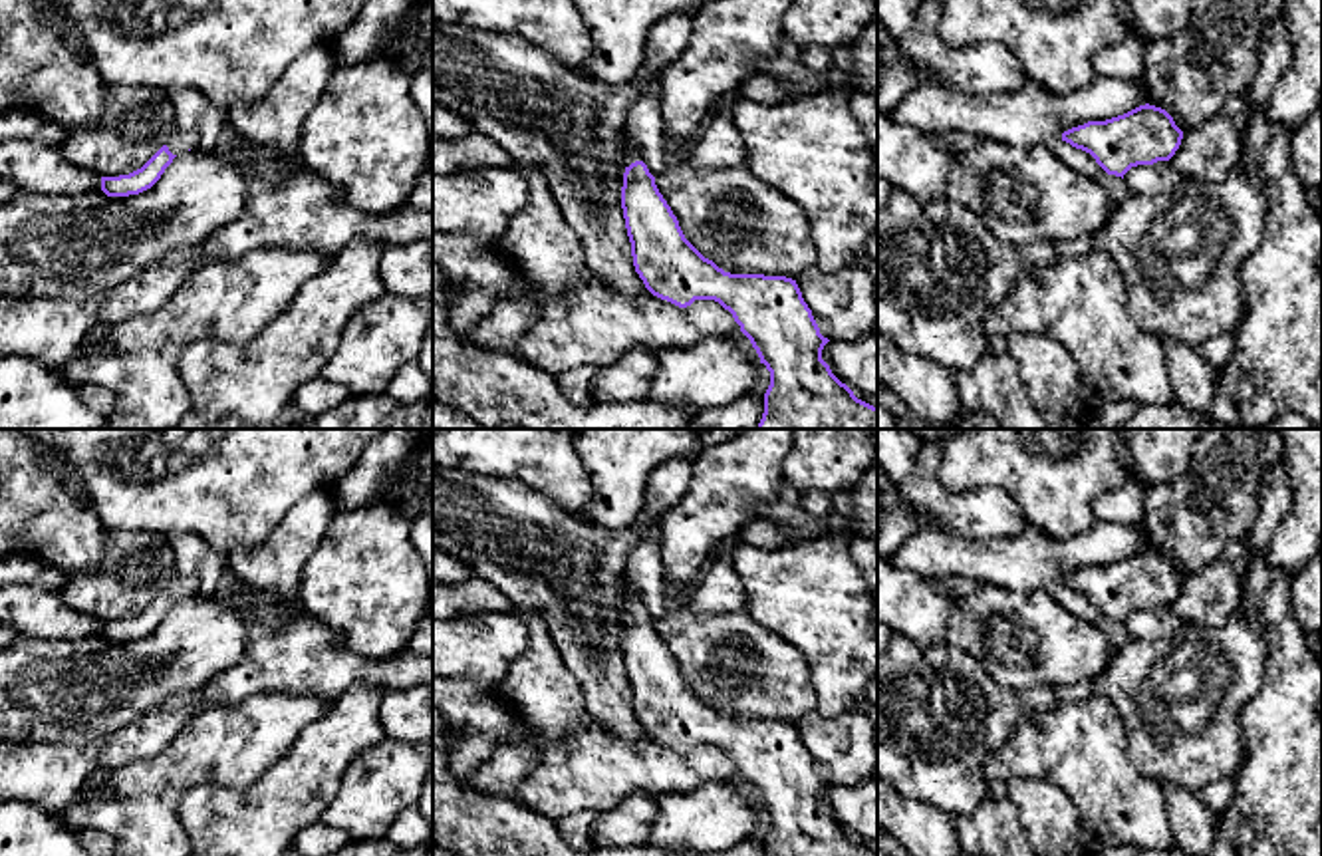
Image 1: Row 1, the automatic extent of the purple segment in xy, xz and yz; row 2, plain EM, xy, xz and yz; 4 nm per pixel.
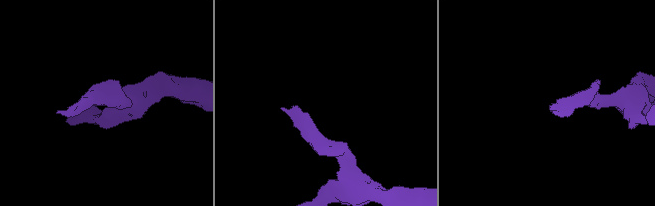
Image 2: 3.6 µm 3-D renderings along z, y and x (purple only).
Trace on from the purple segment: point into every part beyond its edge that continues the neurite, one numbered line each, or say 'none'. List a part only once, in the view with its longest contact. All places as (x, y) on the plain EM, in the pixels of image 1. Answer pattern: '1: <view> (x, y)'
1: xz (628, 598)

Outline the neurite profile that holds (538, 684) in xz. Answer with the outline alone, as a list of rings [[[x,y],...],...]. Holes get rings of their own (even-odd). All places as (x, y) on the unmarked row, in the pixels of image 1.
[[[516,612],[528,628],[528,647],[508,667],[502,687],[518,713],[542,735],[568,737],[584,715],[584,693],[568,671],[536,612]]]

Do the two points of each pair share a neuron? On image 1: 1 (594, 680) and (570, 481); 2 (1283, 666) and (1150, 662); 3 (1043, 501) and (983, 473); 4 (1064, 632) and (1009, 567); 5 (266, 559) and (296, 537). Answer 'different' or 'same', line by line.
1: different
2: different
3: same
4: different
5: same

